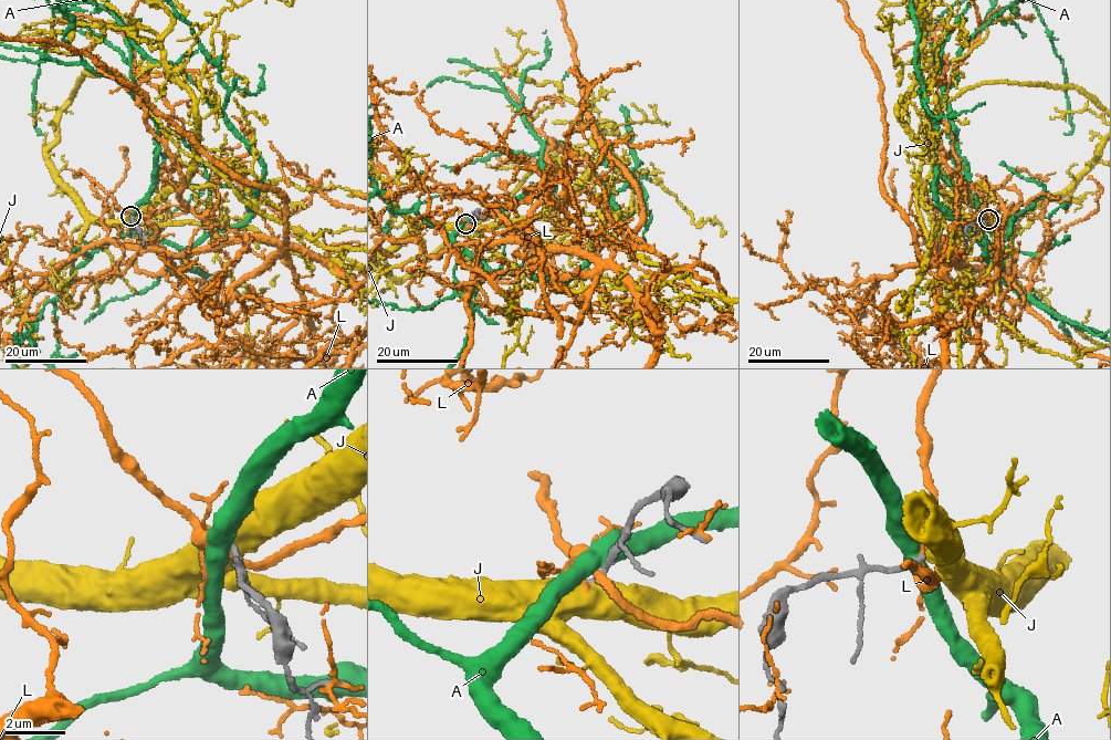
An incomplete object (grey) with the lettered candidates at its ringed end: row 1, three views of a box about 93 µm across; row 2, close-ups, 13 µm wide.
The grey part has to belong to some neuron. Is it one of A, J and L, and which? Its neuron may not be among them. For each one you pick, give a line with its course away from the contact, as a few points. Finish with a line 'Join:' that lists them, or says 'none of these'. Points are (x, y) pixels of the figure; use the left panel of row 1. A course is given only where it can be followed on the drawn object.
Join: none of these

